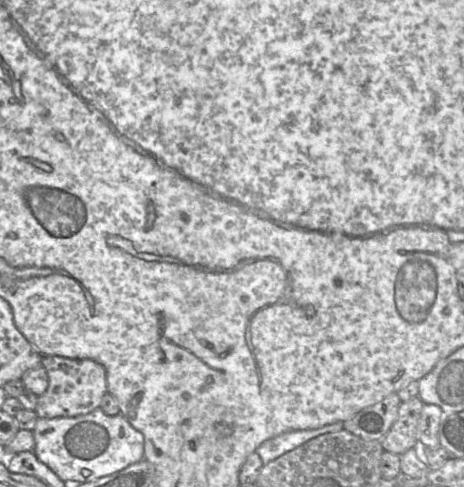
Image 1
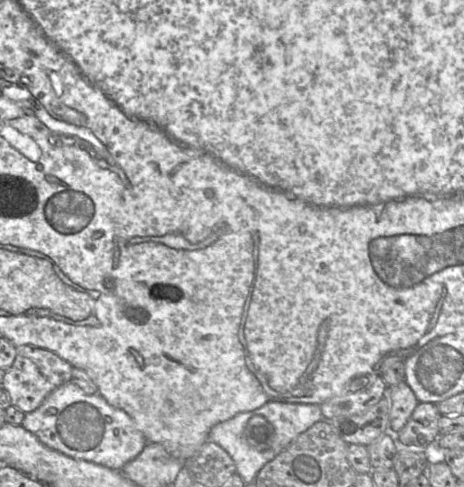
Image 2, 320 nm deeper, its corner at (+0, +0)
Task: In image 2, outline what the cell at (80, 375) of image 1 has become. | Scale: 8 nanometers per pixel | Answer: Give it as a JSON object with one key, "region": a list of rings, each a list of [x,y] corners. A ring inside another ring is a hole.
{"region":[[[33,345],[16,347],[12,366],[1,372],[2,389],[7,392],[12,406],[25,414],[38,408],[46,397],[60,385],[69,382],[73,366],[50,350]]]}

